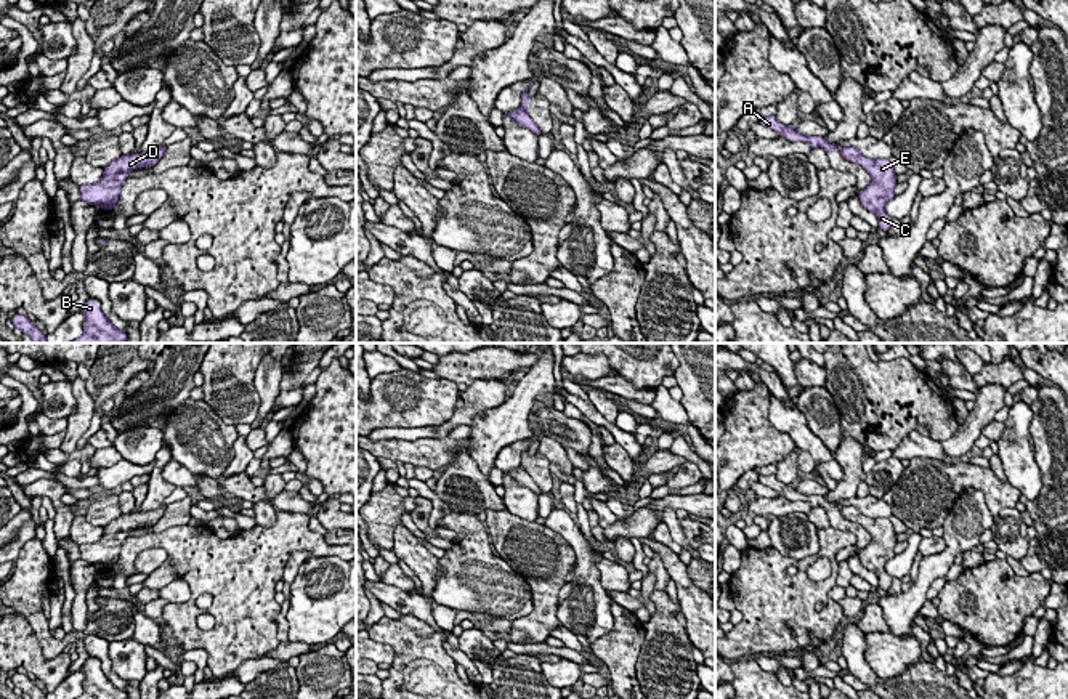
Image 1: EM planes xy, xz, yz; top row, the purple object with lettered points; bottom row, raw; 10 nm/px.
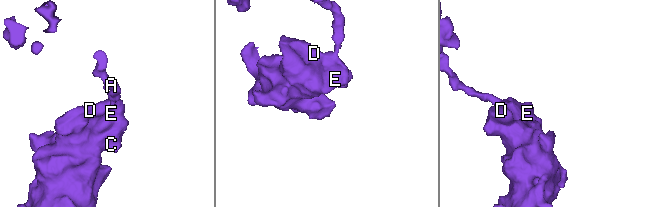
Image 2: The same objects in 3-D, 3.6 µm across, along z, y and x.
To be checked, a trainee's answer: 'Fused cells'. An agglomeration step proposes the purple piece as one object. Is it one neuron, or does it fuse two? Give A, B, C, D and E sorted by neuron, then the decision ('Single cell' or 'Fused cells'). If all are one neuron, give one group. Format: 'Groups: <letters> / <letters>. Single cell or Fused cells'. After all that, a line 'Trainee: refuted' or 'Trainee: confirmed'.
Groups: A / B C D E. Fused cells
Trainee: confirmed

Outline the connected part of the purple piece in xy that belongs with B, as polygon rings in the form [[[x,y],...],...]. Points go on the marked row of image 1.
[[[96,301],[82,306],[85,314],[83,333],[71,343],[123,343],[128,335],[107,321]]]

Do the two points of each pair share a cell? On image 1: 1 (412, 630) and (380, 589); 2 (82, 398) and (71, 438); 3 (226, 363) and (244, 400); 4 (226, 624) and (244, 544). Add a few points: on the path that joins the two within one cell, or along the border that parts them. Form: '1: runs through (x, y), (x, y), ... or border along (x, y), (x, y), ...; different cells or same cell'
1: border along (403, 613), (414, 614), (433, 629); different cells
2: runs through (82, 408), (82, 417), (76, 428); same cell
3: runs through (228, 372), (228, 383), (234, 390); same cell
4: runs through (242, 605), (244, 563); same cell

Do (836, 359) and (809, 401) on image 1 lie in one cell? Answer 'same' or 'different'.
different

